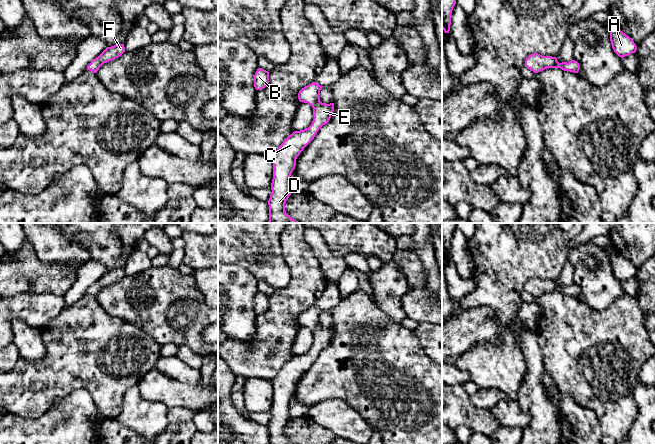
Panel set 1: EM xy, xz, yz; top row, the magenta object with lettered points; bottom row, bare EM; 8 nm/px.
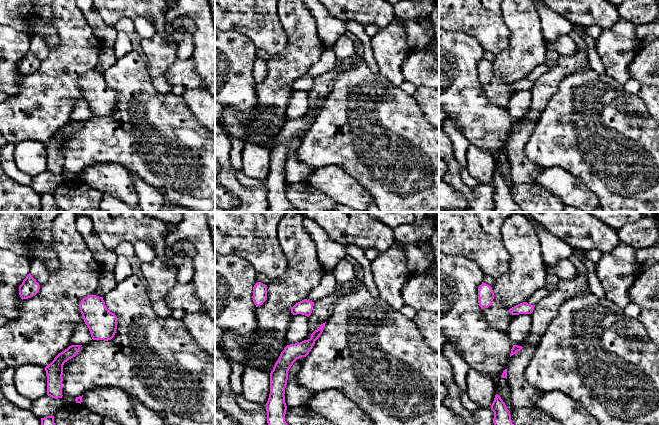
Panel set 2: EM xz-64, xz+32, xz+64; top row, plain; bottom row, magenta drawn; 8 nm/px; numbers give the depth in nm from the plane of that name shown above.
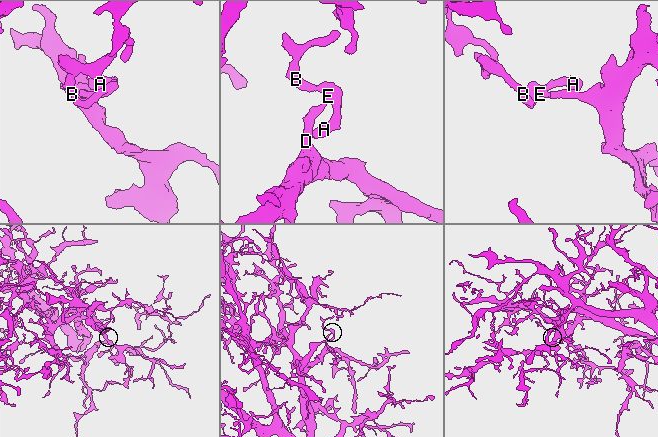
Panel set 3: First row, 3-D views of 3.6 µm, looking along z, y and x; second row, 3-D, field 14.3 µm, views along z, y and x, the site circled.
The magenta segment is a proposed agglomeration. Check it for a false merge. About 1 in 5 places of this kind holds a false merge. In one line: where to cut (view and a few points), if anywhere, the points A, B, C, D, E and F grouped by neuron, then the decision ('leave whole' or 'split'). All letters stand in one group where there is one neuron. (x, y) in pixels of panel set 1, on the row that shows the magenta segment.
no cut; A B C D E F; leave whole

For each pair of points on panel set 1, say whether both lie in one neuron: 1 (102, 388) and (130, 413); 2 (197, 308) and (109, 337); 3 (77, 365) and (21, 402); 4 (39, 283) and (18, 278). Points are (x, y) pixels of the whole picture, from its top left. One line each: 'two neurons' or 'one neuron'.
1: two neurons
2: two neurons
3: one neuron
4: one neuron

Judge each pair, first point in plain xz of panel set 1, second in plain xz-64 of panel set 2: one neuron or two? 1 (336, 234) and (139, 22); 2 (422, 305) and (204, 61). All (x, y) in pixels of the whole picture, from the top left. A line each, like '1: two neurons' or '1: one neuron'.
1: two neurons
2: two neurons

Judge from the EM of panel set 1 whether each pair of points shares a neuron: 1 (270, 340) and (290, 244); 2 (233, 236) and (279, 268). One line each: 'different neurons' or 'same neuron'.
1: same neuron
2: same neuron

